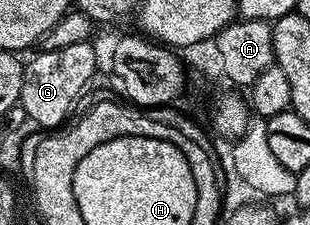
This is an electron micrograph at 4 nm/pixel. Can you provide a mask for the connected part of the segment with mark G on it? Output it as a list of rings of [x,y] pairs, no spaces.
[[[85,41],[55,51],[42,51],[31,63],[26,63],[18,105],[25,108],[32,123],[59,128],[68,121],[67,113],[74,108],[75,101],[82,96],[83,89],[95,74],[95,50],[91,46],[90,41]]]

